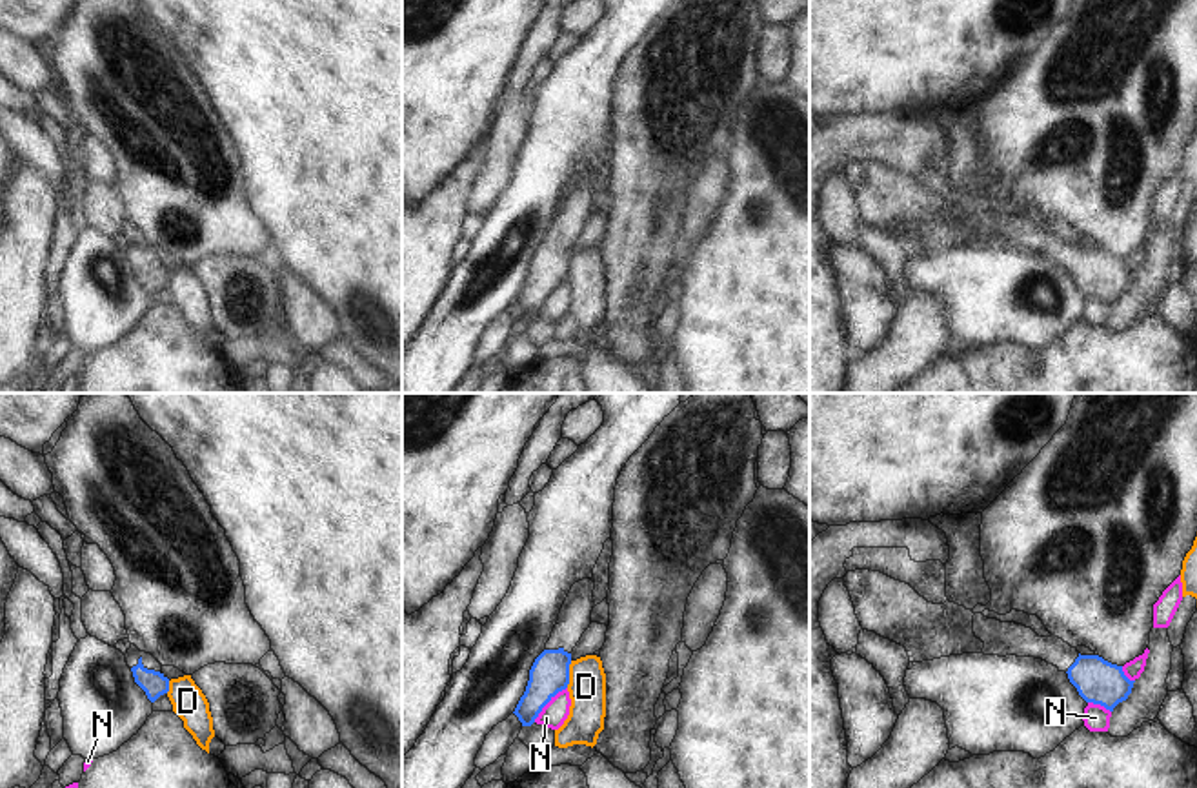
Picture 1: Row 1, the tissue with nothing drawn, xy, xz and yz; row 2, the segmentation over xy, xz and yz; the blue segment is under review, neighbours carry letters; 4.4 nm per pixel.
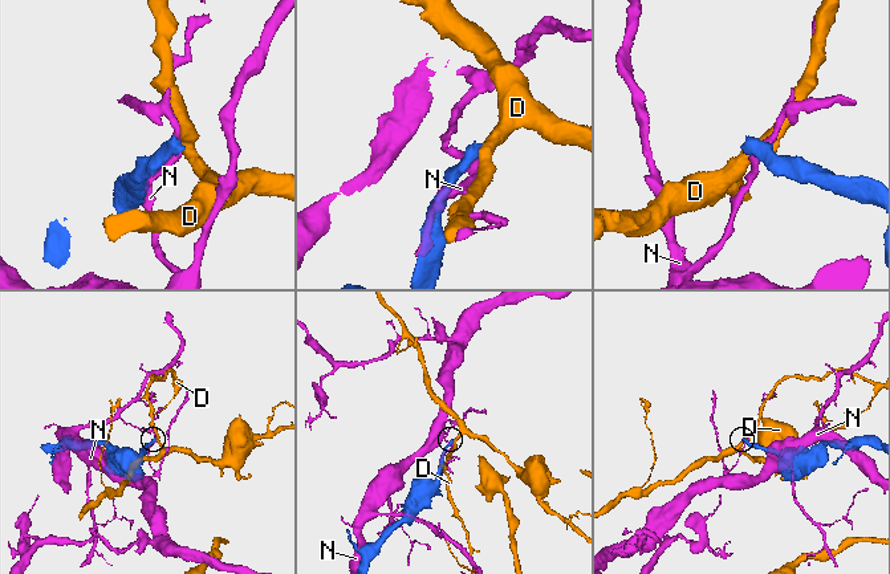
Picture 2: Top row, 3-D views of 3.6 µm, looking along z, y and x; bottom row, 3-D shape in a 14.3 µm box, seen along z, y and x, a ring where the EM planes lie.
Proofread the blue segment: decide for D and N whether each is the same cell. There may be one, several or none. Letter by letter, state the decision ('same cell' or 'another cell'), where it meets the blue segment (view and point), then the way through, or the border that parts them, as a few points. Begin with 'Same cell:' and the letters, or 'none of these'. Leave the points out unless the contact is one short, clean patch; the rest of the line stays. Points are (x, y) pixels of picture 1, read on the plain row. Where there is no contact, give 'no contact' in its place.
Same cell: none of these
D: another cell | xz (568, 266) | along xz (572, 253), (566, 279)
N: another cell | xz (548, 293)

